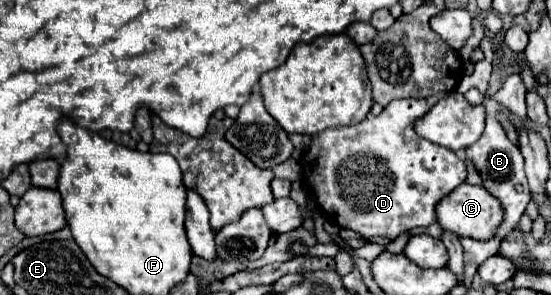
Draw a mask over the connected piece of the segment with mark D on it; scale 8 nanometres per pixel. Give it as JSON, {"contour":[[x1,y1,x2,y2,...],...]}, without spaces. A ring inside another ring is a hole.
{"contour":[[433,95,431,99,391,101,381,111,381,115,369,113,359,125,327,129,313,137,309,151,303,155,303,173,307,185,317,197,319,207,331,221,335,221,339,227,361,233,365,239,375,235,395,239,413,227,427,227,431,223,437,223,437,203,467,177,465,161,461,161,455,151,419,137,413,129,413,123,421,119,425,111,429,111,439,101,439,97,441,95]]}

